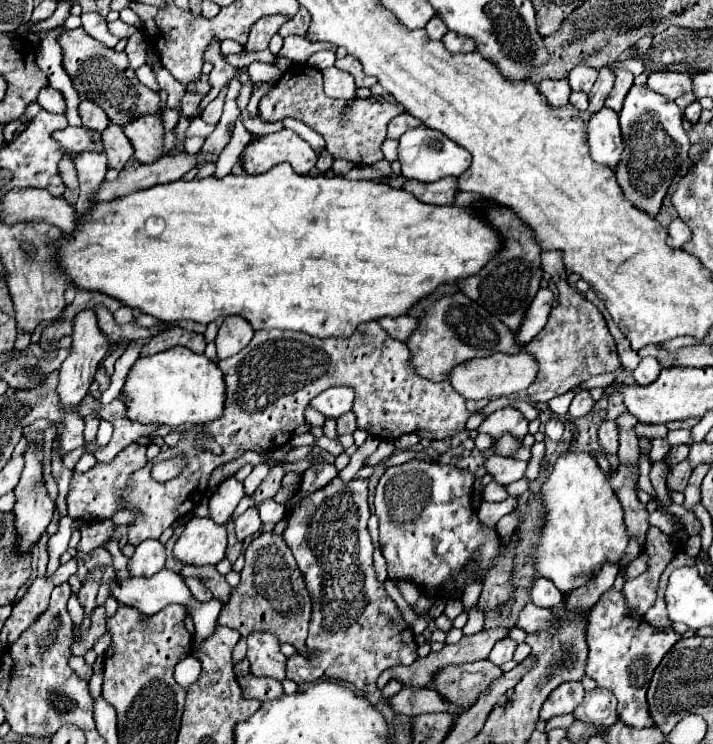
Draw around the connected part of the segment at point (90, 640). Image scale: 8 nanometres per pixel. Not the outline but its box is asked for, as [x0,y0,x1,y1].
[73,606,105,656]

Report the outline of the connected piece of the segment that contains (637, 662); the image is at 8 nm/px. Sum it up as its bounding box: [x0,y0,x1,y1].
[585,590,679,728]

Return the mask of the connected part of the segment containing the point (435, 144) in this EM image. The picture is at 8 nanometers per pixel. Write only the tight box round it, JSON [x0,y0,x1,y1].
[399,126,469,182]

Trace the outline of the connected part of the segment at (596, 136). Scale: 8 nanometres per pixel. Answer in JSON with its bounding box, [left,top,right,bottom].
[589,106,623,170]

